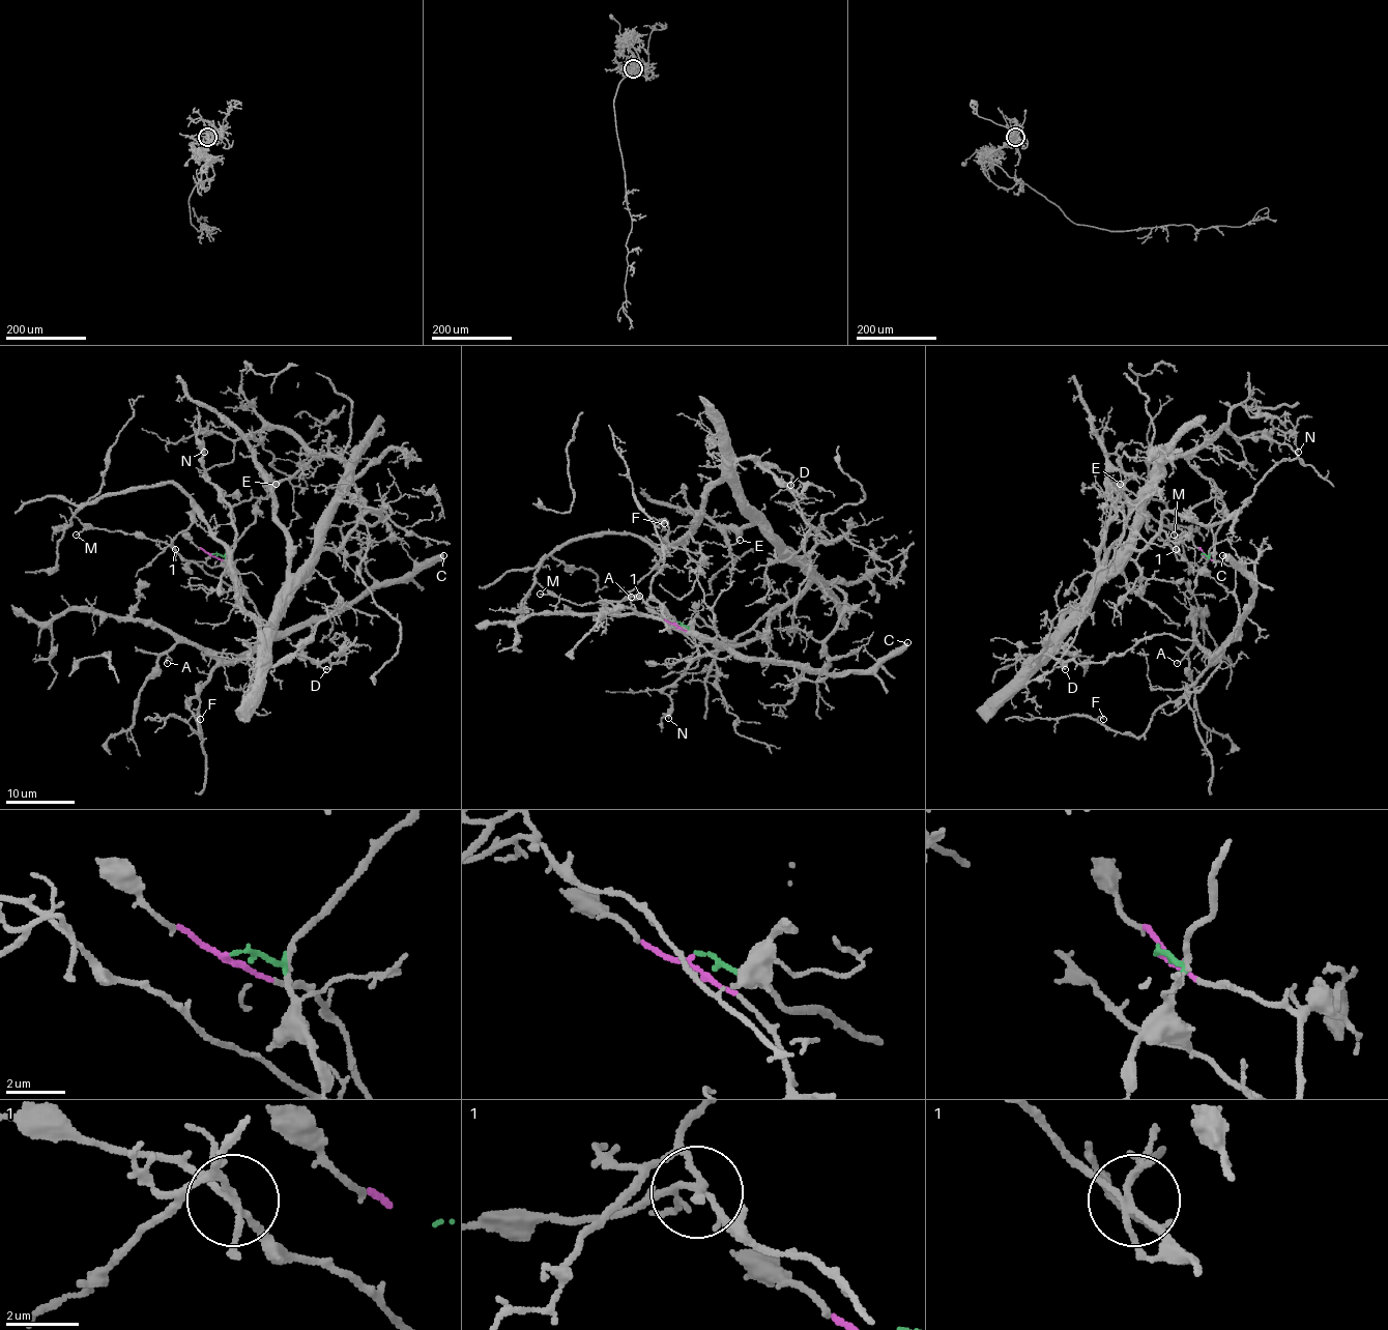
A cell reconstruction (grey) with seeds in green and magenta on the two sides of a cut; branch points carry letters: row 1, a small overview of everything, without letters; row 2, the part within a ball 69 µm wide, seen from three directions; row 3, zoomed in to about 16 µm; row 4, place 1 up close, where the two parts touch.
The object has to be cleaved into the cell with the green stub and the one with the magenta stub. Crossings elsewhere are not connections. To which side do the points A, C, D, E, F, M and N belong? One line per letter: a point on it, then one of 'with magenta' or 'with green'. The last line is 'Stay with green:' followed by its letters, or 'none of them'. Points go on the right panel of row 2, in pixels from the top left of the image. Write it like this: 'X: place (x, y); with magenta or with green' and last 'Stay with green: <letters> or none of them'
A: place (1177, 663); with magenta
C: place (1222, 555); with magenta
D: place (1065, 669); with green
E: place (1120, 484); with green
F: place (1103, 719); with magenta
M: place (1174, 535); with magenta
N: place (1298, 452); with green
Stay with green: D, E, N

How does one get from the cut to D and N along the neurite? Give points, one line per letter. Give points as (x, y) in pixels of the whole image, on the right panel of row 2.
D: (1202, 554), (1222, 522), (1220, 491), (1185, 457), (1170, 457), (1091, 609), (1039, 664), (1044, 654), (1065, 669)
N: (1202, 554), (1222, 522), (1224, 503), (1190, 457), (1225, 428), (1238, 439), (1291, 433), (1298, 452)

